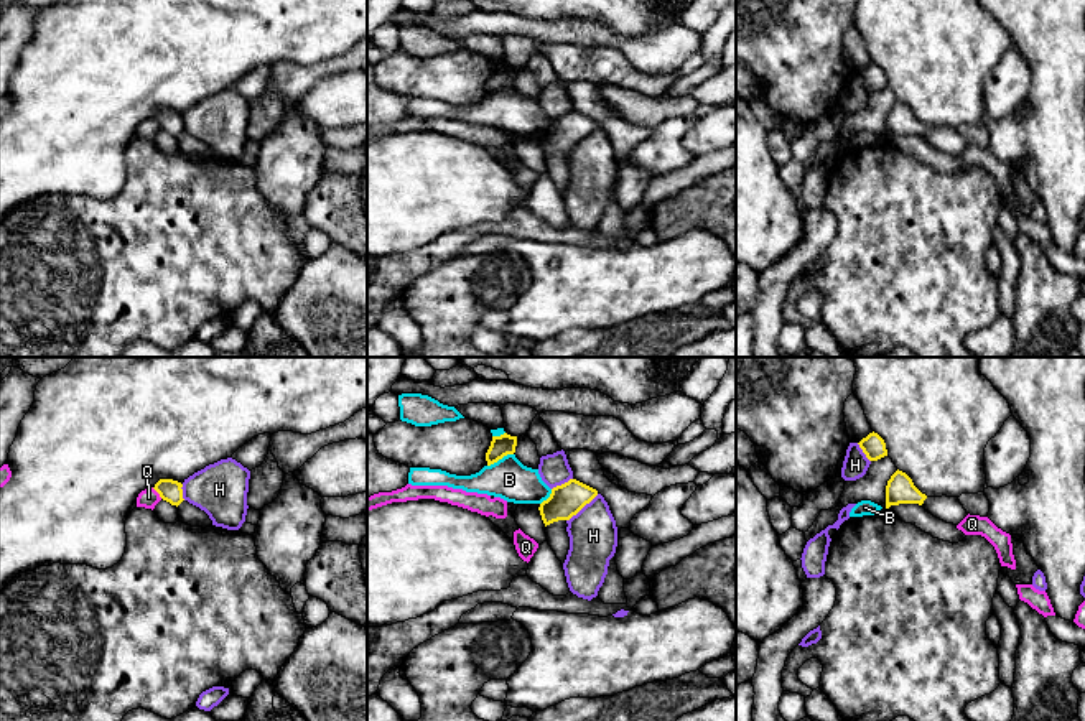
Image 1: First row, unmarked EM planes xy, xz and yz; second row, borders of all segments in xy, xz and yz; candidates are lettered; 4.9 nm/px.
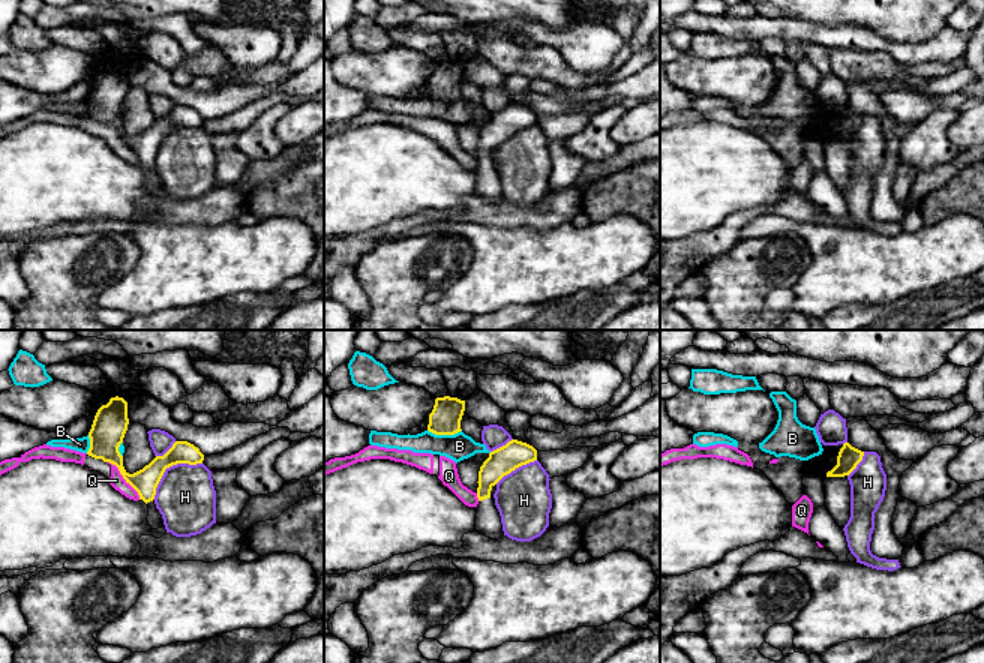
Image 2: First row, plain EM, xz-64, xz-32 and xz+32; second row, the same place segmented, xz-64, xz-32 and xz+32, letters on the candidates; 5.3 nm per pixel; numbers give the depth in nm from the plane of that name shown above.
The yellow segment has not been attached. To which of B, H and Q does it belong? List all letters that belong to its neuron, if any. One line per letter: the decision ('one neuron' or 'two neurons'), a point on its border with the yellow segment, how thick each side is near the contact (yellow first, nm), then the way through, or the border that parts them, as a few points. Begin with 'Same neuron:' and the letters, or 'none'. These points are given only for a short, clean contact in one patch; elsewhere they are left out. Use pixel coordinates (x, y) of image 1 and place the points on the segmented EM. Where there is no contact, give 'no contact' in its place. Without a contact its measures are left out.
Same neuron: none
B: two neurons; contact xz (499, 458); calibres 100 and 200 nm
H: two neurons; contact xz (582, 507); calibres 160 and 240 nm
Q: two neurons; contact xy (157, 491); calibres 110 and 90 nm

